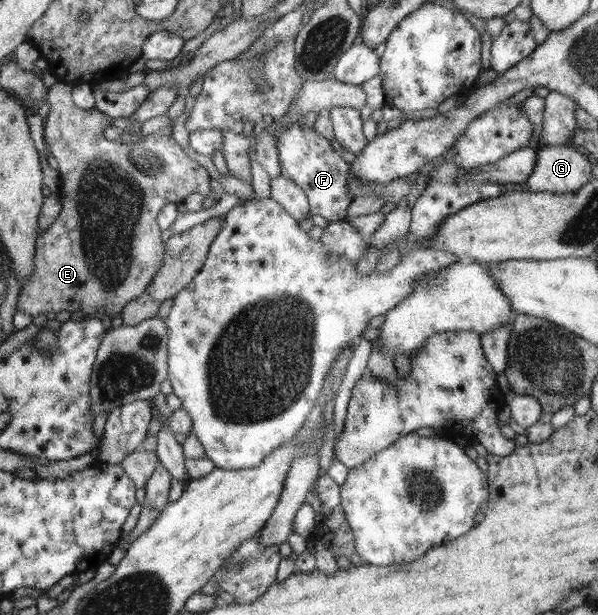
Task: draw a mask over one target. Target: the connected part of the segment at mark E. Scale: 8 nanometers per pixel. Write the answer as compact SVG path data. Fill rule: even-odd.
M59 80L49 81L49 90L45 100L49 103L49 113L44 118L44 139L49 152L56 158L59 175L62 180L62 184L58 190L58 195L61 198L61 212L56 221L52 222L46 231L41 231L38 239L36 239L36 255L34 255L34 271L32 271L32 277L26 281L26 285L22 287L22 291L19 292L17 300L17 310L28 314L32 317L36 315L48 314L54 312L56 315L59 312L67 311L75 313L82 311L88 319L99 319L103 315L109 316L111 319L118 317L122 309L126 306L126 303L138 299L142 293L146 291L146 287L150 285L150 281L154 279L154 275L160 271L162 267L162 261L164 261L164 253L166 253L165 243L161 239L161 229L158 227L156 221L157 215L160 213L162 207L168 203L183 203L185 197L188 197L192 191L198 191L200 195L204 197L209 196L213 190L210 187L210 175L205 168L200 166L196 160L192 160L184 153L180 144L176 142L172 137L167 135L154 135L149 134L142 140L135 137L132 141L126 140L109 140L104 136L104 128L111 125L111 121L107 119L108 115L97 110L95 107L91 110L84 110L74 105L73 98L71 97L71 91L73 83L60 82Z

